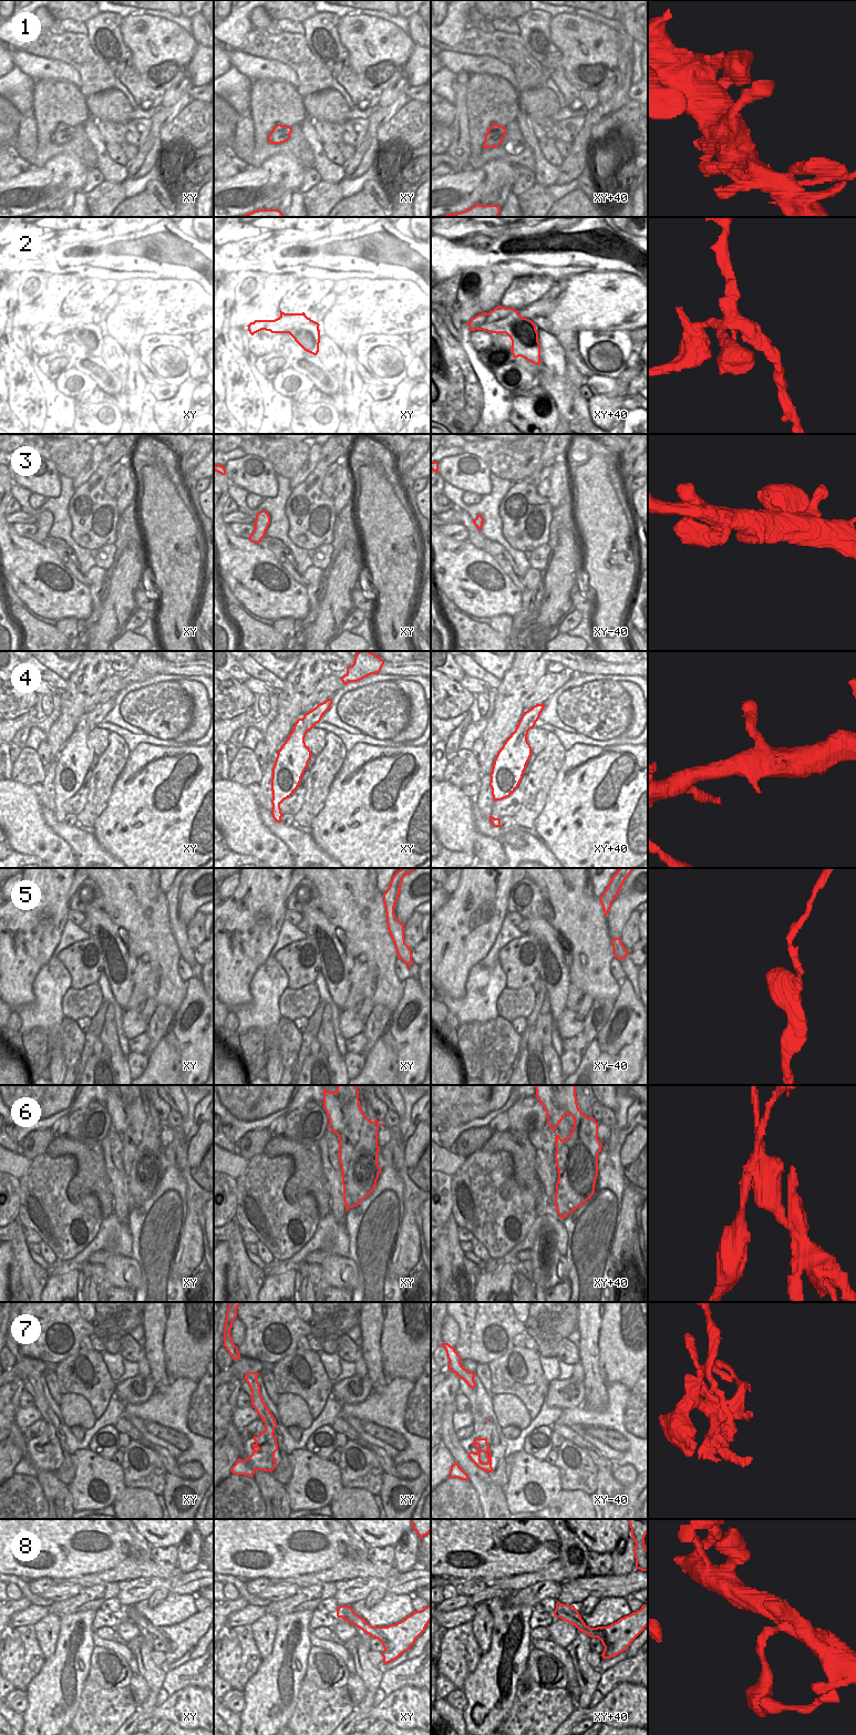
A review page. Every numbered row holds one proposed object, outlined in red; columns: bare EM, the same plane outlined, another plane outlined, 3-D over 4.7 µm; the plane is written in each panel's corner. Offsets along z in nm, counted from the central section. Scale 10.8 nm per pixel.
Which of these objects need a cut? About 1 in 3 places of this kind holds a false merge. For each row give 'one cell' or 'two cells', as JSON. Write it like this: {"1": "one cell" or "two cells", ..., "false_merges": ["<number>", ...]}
{"1": "one cell", "2": "two cells", "3": "one cell", "4": "one cell", "5": "one cell", "6": "two cells", "7": "two cells", "8": "one cell", "false_merges": ["2", "6", "7"]}

